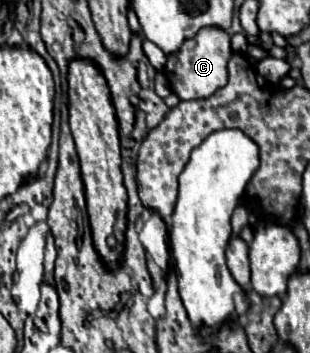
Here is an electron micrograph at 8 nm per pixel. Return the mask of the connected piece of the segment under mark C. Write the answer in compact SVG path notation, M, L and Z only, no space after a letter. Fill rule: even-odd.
M202 27L192 39L186 39L180 51L168 55L164 67L170 89L180 99L208 99L228 83L228 61L232 57L230 35L220 27Z

